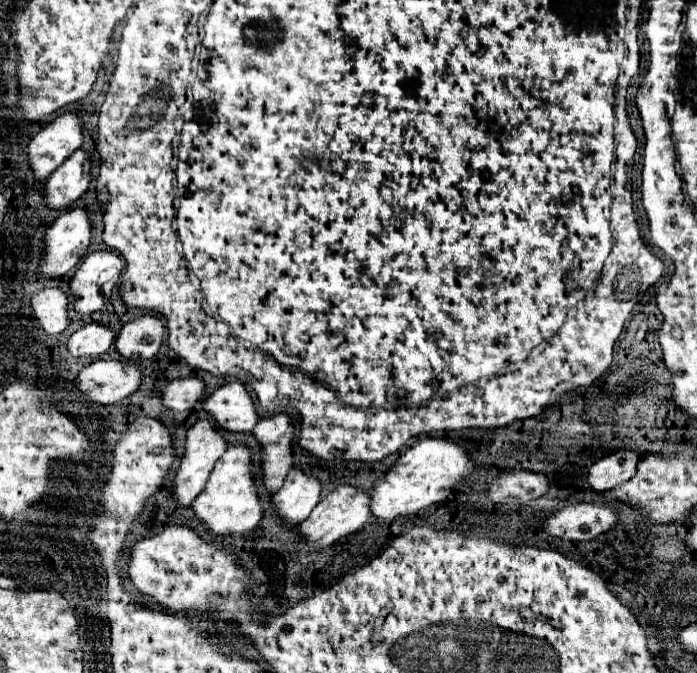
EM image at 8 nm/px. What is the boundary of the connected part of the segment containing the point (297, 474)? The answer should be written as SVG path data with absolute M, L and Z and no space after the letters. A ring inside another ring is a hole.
M291 468L285 484L273 496L273 502L275 502L277 514L285 522L297 524L305 520L311 514L311 510L319 504L321 500L319 496L321 496L319 478L299 468Z

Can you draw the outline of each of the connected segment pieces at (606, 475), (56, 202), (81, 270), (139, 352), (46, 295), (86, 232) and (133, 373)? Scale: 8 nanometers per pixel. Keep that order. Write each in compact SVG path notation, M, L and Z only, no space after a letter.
M615 450L597 460L589 470L589 484L597 492L611 490L627 482L635 472L641 454L637 450Z
M79 148L75 150L45 182L45 200L51 208L61 210L81 198L91 182L91 158Z
M97 250L87 254L71 278L75 310L81 314L93 314L95 310L103 308L111 298L123 266L123 258L115 252Z
M143 314L121 328L115 340L115 348L123 358L129 360L153 358L163 344L163 334L165 326L161 318L153 314Z
M45 288L31 298L35 318L47 334L61 334L69 328L69 298L61 288Z
M85 208L65 210L45 232L45 250L39 272L47 278L67 274L89 252L91 236L91 214Z
M99 358L79 372L77 386L93 402L115 404L133 396L143 378L141 368L129 360Z

